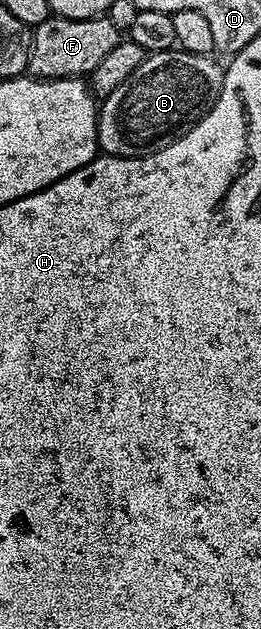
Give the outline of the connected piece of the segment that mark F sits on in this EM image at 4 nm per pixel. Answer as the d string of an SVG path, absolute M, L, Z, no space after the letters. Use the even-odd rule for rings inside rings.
M52 16L33 27L29 73L35 78L82 78L94 70L120 41L120 31L109 16L68 19Z

